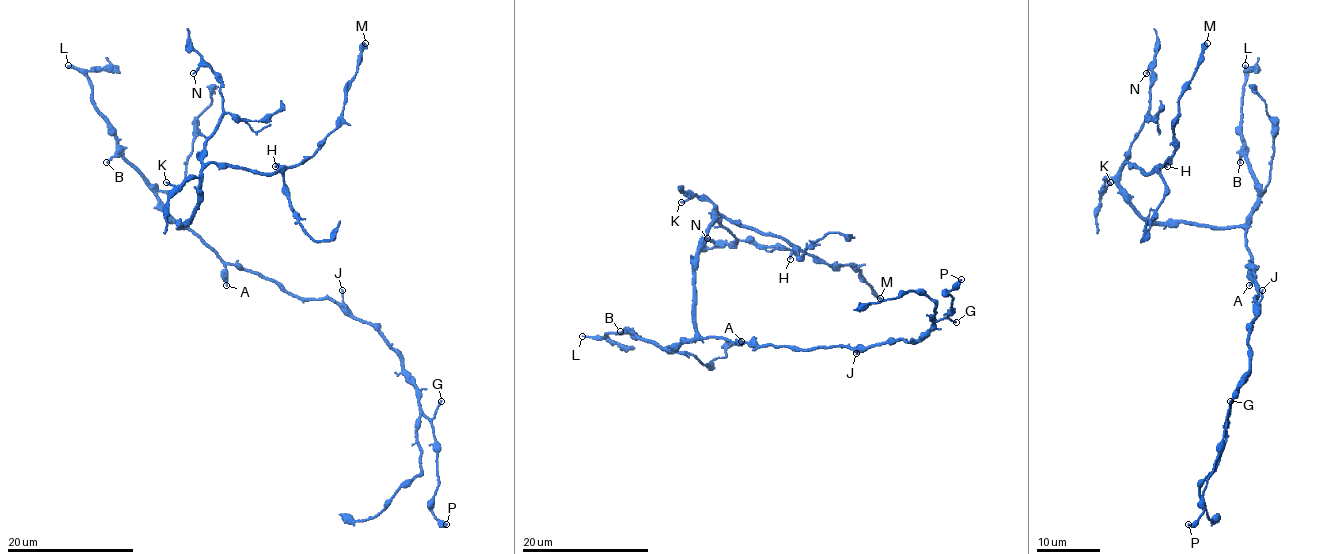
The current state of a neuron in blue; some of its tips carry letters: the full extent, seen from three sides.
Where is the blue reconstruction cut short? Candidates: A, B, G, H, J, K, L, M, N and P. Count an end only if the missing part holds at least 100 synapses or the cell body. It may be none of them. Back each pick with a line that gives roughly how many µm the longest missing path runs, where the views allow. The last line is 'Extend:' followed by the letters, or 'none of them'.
L: about 130 µm are missing
Extend: L

